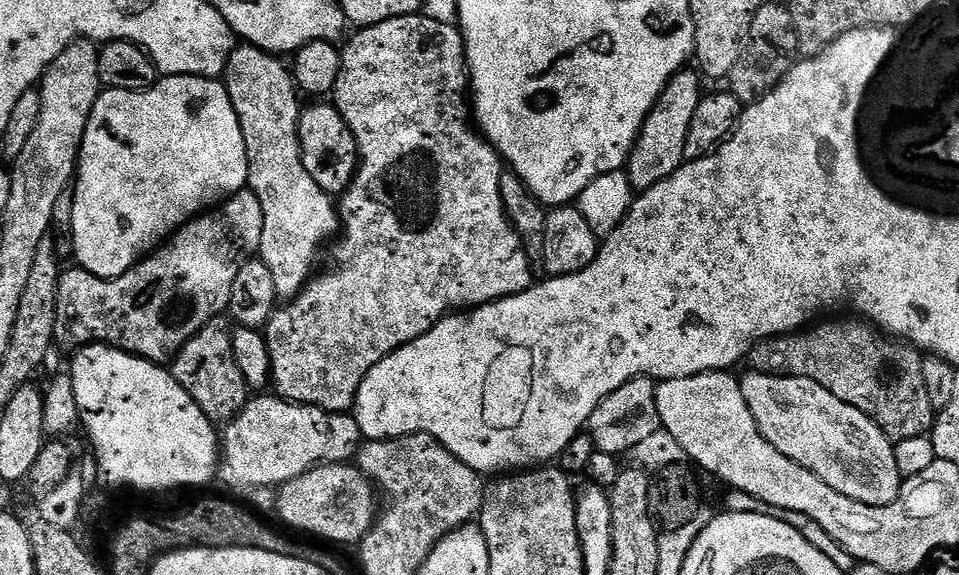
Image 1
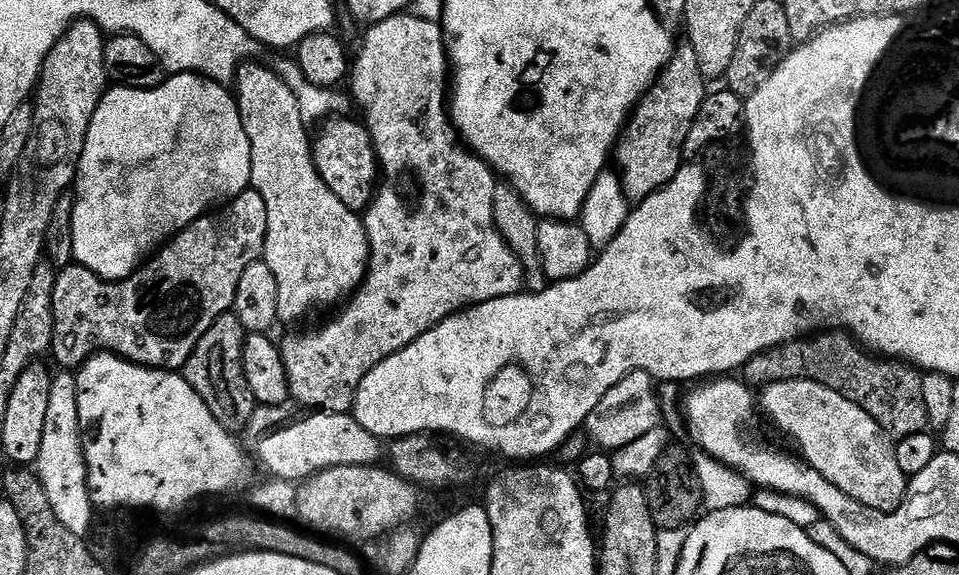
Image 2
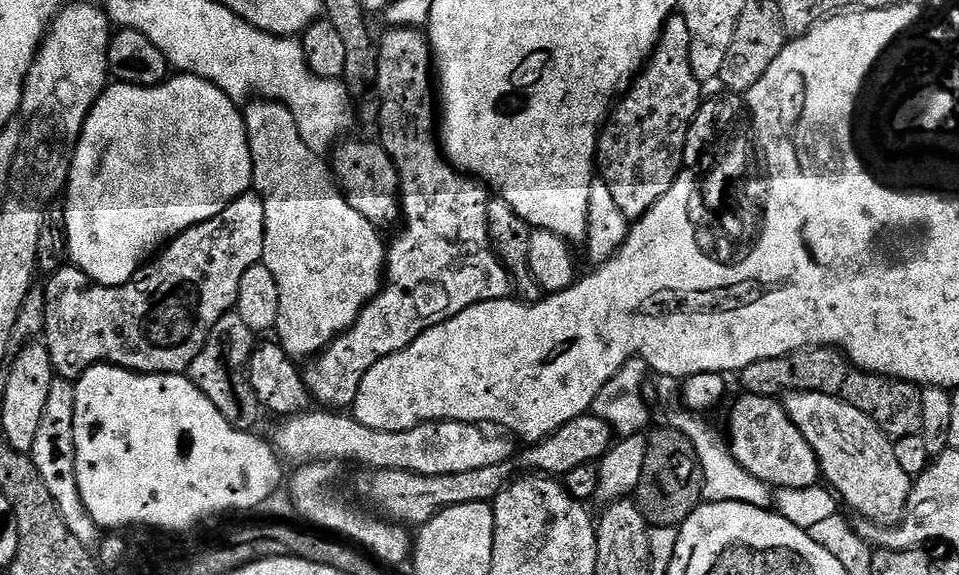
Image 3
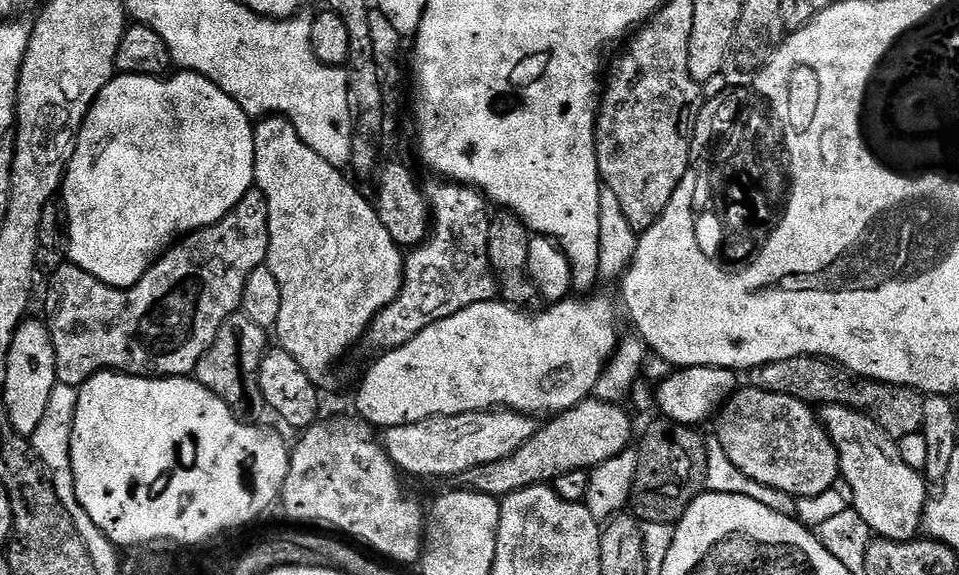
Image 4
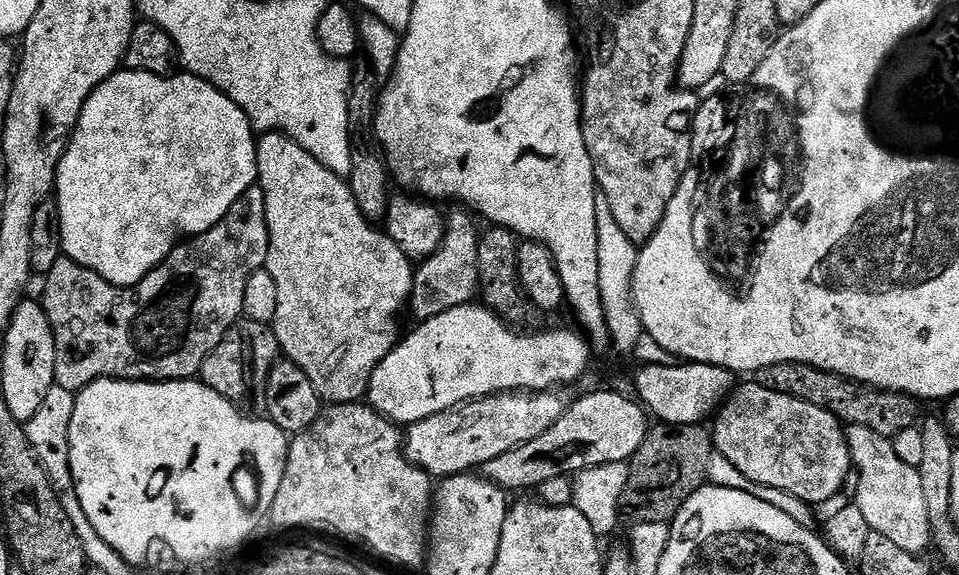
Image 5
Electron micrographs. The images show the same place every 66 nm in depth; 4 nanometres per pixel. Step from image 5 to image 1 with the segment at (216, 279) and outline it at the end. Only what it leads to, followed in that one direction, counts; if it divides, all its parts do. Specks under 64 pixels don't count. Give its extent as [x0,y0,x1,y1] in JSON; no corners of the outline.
[55,190,264,366]

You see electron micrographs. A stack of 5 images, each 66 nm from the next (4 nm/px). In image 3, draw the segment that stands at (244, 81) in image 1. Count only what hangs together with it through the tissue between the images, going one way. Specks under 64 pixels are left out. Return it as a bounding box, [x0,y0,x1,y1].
[243,98,388,358]

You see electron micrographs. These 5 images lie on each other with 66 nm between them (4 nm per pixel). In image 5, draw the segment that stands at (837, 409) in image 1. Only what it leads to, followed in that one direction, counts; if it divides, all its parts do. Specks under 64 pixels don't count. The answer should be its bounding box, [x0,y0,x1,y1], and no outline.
[847,424,932,556]

